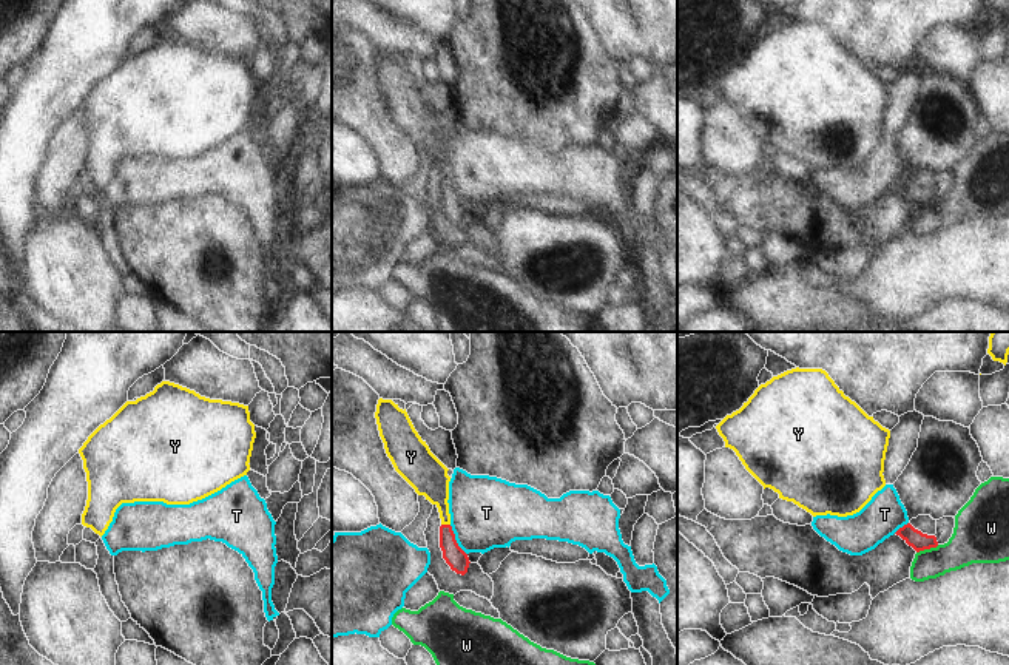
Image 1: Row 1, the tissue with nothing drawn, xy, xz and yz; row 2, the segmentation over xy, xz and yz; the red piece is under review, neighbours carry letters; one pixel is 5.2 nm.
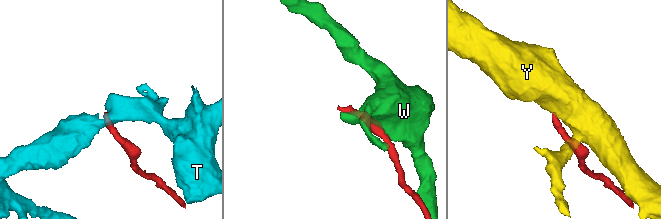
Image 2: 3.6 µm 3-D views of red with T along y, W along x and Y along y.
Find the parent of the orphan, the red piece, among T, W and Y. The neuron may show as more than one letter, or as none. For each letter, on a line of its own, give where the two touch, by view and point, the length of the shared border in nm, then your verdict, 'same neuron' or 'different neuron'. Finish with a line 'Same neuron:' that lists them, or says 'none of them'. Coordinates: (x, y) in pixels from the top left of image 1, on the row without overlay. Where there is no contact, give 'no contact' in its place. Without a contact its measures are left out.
T: meets red in xz at (455, 195); contact 180 nm long; different neuron
W: meets red in yz at (928, 202); contact 130 nm long; different neuron
Y: meets red in xz at (446, 179); contact 50 nm long; same neuron
Same neuron: Y

